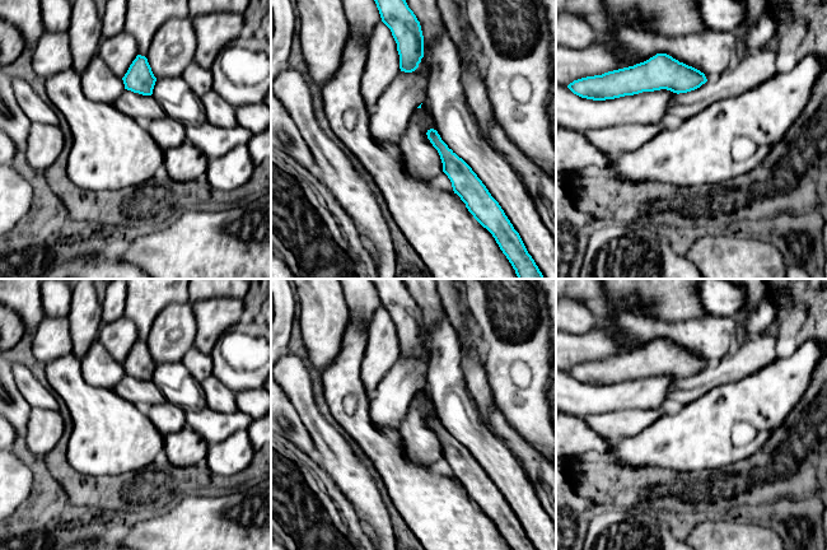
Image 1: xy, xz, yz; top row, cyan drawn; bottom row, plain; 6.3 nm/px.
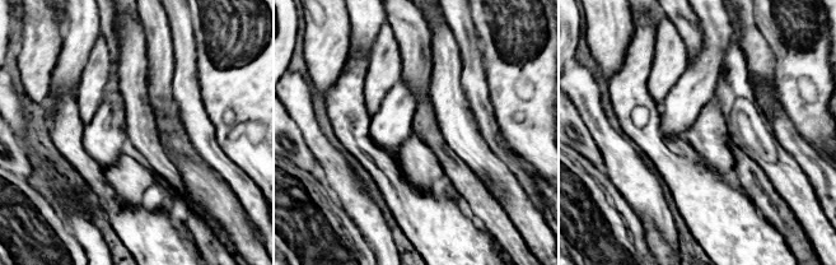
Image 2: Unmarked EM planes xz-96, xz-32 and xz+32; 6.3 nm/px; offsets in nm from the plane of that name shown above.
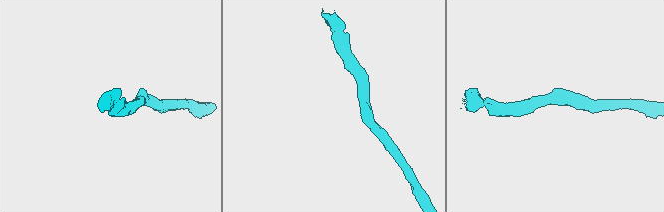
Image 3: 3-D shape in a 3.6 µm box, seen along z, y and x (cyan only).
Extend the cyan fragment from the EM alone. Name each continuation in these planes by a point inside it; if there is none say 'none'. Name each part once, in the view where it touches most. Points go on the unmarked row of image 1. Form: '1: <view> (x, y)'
none

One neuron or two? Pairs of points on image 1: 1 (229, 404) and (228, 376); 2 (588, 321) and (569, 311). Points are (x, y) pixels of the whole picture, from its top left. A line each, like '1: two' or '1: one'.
1: two
2: one

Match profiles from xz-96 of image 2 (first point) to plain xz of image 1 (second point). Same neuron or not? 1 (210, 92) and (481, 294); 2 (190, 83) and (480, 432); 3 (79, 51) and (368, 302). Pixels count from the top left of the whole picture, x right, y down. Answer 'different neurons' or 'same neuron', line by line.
1: same neuron
2: different neurons
3: same neuron

